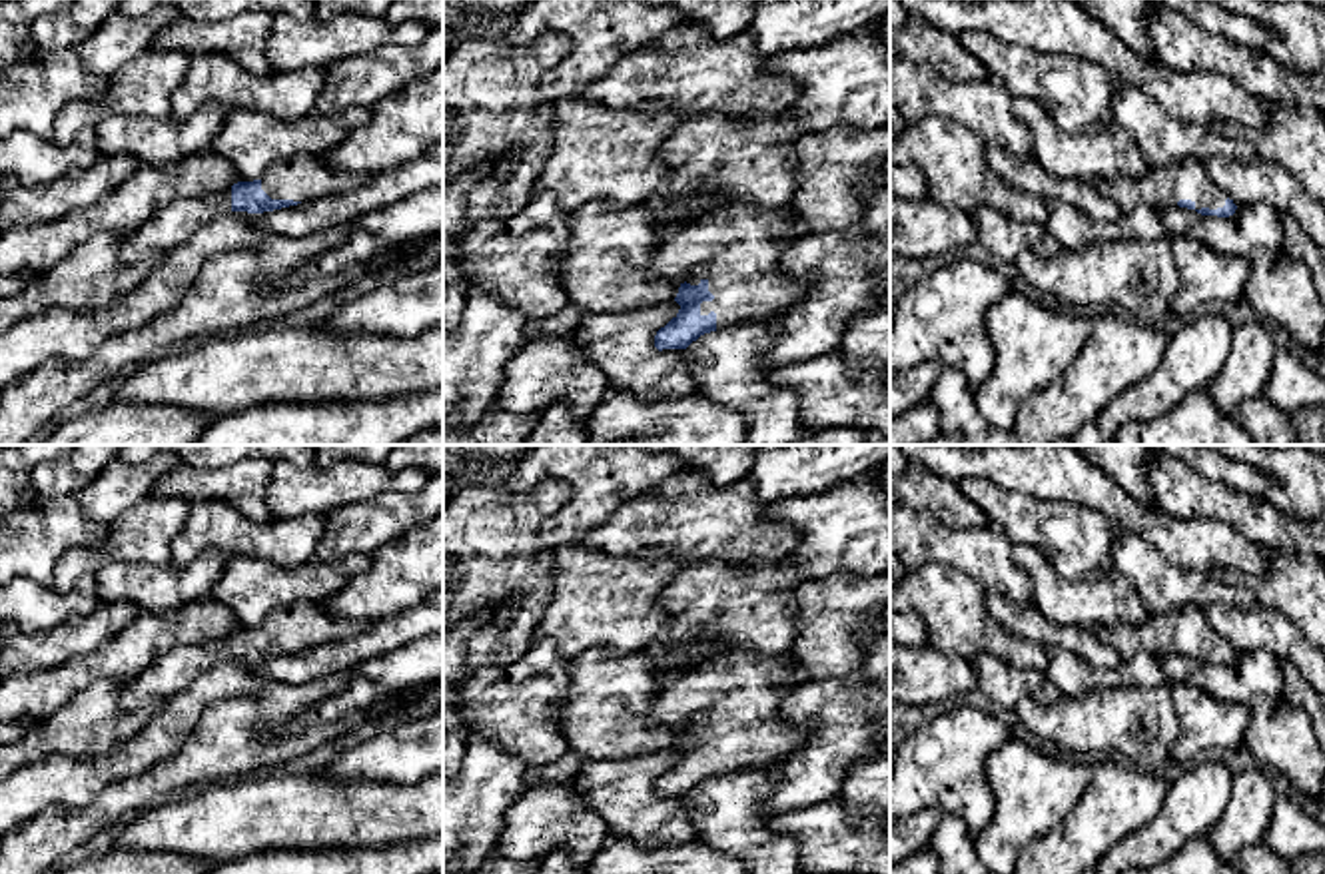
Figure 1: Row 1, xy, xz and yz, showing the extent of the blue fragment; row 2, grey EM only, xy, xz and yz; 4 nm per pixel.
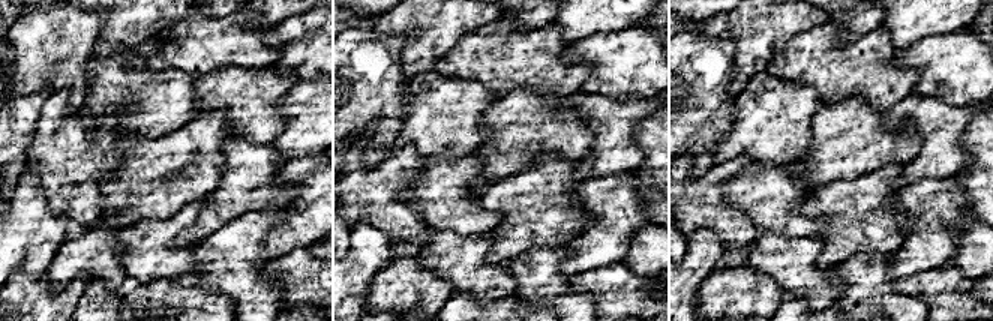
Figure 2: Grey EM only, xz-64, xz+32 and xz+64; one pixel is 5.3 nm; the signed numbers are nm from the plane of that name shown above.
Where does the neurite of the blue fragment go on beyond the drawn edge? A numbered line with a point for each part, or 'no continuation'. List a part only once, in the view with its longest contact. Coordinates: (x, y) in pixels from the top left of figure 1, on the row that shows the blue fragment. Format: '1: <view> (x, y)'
1: xz (739, 248)

